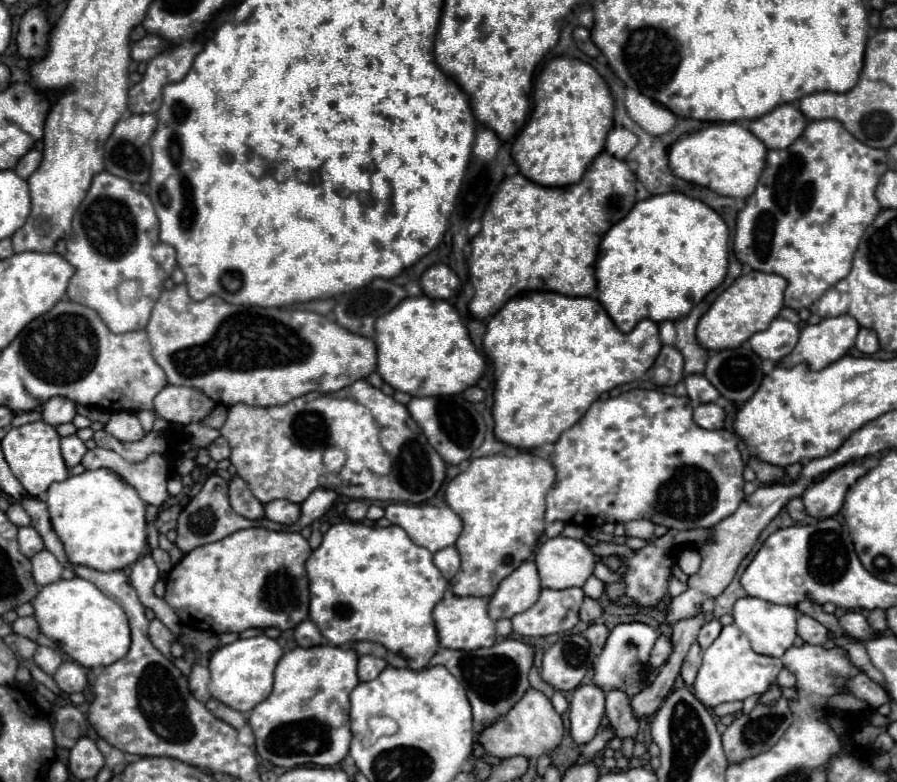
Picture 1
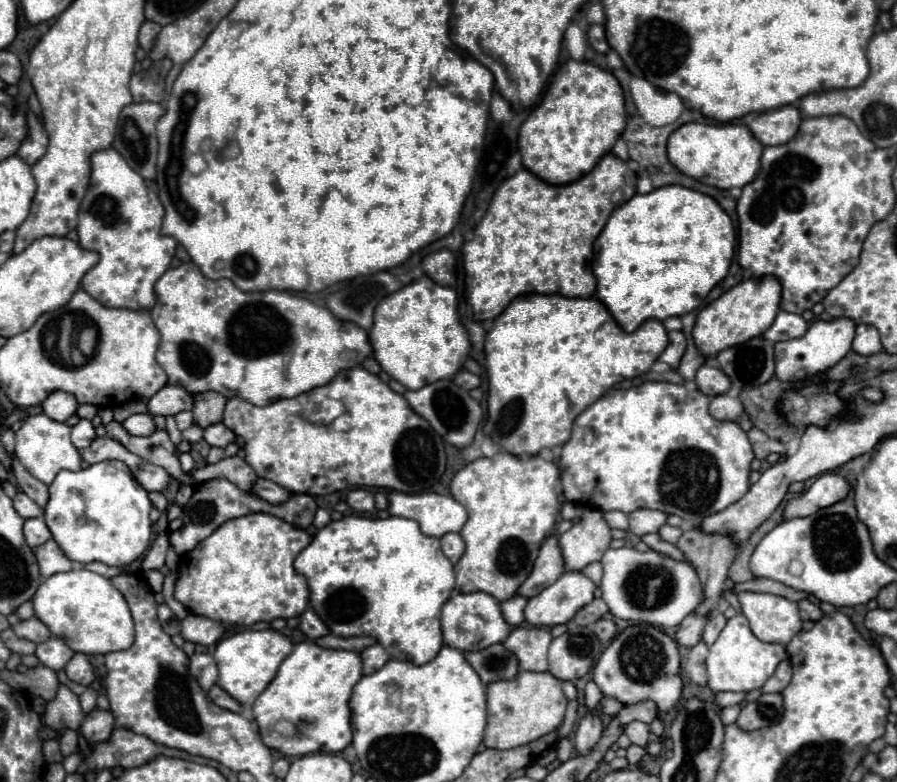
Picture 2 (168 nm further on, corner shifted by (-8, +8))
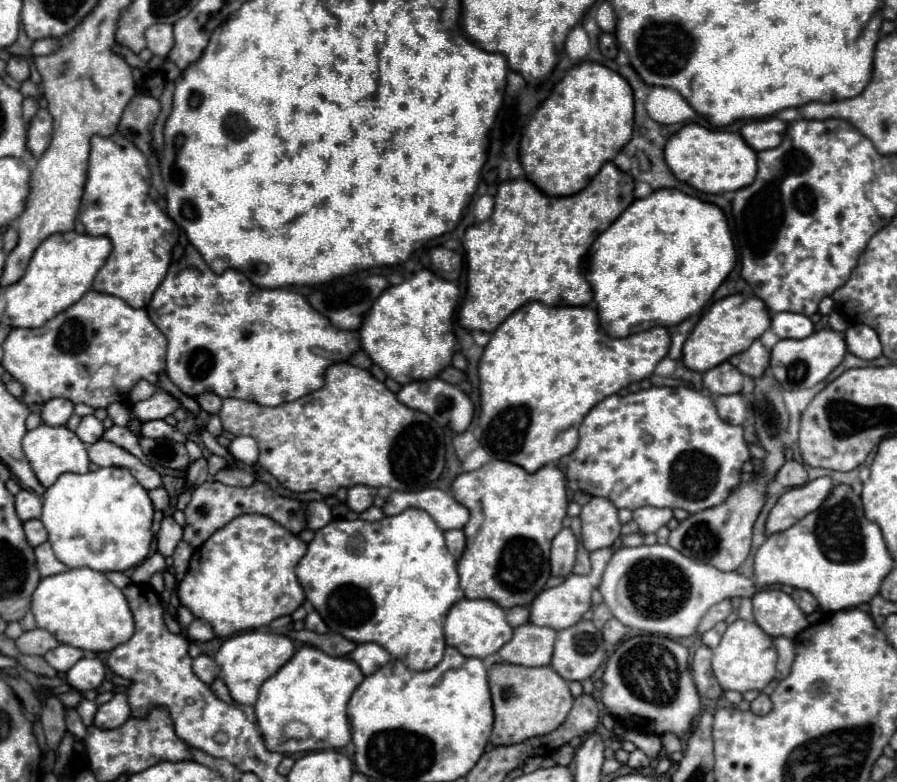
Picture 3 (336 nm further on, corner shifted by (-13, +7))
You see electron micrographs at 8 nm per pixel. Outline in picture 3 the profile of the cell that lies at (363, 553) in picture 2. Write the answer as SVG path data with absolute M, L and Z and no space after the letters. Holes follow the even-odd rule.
M406 508L396 516L384 516L378 522L342 520L336 518L320 528L308 544L308 552L296 564L296 576L332 632L342 634L356 644L376 642L394 658L402 660L410 670L434 668L444 654L444 616L456 600L464 598L458 584L456 558L444 544L444 532L436 526L432 516L420 508Z

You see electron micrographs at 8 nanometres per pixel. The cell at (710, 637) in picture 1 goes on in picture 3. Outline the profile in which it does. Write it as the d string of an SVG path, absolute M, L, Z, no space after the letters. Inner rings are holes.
M726 622L716 624L712 630L708 630L708 632L702 634L702 642L704 642L708 648L716 648L718 642L720 642L720 638L722 638L722 634L724 634L724 630L726 630Z

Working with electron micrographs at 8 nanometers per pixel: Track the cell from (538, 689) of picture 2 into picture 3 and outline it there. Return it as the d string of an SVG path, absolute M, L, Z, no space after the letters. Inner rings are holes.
M496 662L488 672L488 680L494 704L494 730L490 738L494 746L518 744L528 738L554 732L566 720L574 702L568 682L550 666L528 668L508 662Z

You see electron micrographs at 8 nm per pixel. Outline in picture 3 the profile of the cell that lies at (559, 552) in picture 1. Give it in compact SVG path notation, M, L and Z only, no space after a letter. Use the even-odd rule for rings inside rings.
M592 496L588 504L582 506L582 542L588 552L608 548L614 540L620 538L620 520L618 508L608 498Z

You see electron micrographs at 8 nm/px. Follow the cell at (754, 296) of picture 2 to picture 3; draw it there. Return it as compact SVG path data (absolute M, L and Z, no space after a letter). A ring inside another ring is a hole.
M744 294L726 296L710 306L710 310L702 316L702 320L688 336L682 348L682 362L692 372L706 372L726 362L730 356L744 352L744 348L748 348L754 340L758 340L768 328L770 328L770 318L760 298Z

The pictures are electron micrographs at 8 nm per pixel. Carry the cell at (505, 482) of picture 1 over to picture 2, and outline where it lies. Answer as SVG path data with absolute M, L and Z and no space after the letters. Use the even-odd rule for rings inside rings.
M497 453L493 457L481 457L461 471L455 473L451 481L451 495L467 509L469 519L459 531L465 541L465 553L455 565L457 583L455 587L461 593L483 591L493 595L497 601L507 601L515 595L519 583L531 573L533 561L539 553L541 543L551 535L557 513L559 513L559 467L555 461L545 461L541 455L517 457L511 453Z

